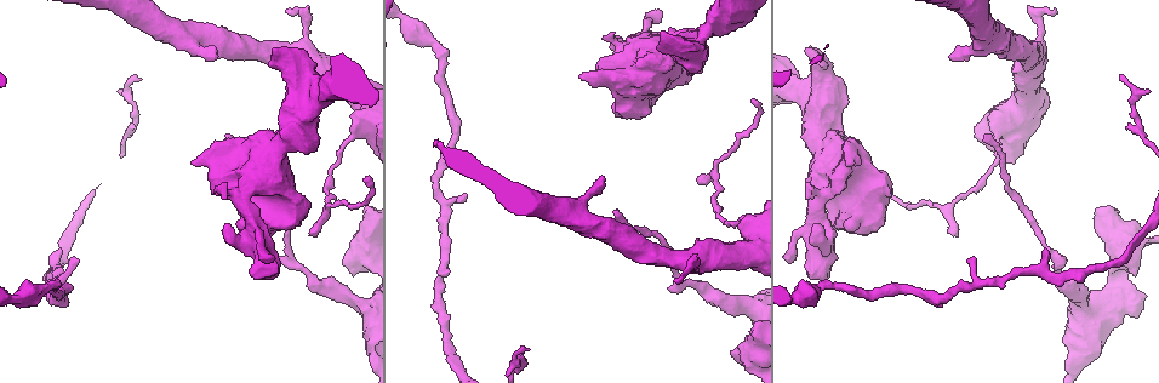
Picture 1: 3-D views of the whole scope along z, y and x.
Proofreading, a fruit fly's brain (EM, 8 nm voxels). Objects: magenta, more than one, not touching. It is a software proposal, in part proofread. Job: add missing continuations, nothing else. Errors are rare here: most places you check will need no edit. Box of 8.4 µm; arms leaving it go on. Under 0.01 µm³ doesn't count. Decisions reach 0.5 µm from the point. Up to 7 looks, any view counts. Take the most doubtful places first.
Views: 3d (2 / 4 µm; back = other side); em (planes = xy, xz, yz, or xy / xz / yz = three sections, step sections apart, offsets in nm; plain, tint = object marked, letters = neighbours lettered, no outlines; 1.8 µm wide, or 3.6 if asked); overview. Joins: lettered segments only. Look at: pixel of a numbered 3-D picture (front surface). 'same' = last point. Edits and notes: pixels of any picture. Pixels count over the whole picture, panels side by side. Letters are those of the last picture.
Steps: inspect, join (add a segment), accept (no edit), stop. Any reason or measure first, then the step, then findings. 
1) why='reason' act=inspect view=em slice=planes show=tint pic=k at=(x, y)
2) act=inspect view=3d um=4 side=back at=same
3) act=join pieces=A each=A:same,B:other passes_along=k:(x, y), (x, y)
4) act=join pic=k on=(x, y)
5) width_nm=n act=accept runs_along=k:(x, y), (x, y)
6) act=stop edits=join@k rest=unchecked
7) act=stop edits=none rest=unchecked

why='tapers out' act=inspect view=3d um=2 pic=1 at=(75, 258)

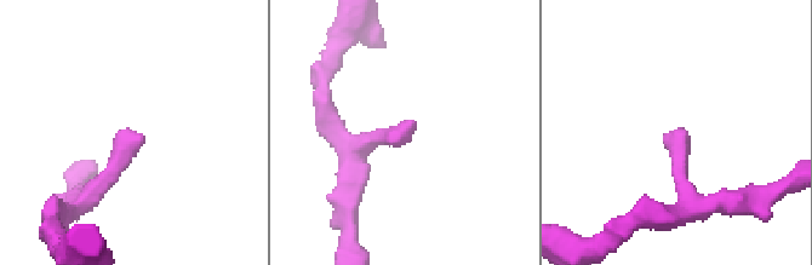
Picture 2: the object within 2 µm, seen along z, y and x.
why='need the tissue' act=inspect view=em slice=xz step=16 show=tint pic=2 at=(141, 136)

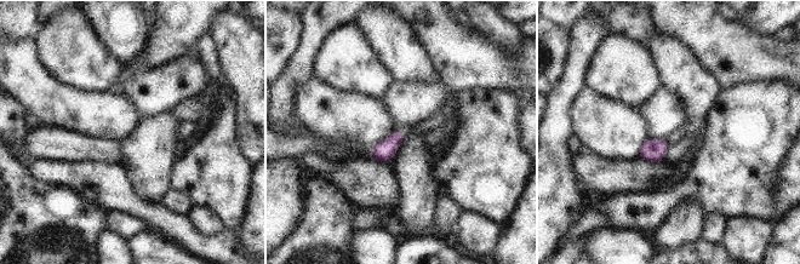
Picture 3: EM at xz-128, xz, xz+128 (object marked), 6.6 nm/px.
why='what lies round it' act=inspect view=em slice=xz step=16 show=letters at=same

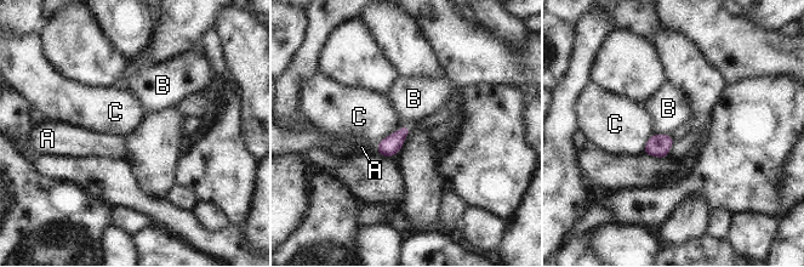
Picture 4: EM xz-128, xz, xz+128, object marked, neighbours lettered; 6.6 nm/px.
width_nm=80 act=accept each=A:other,B:other,C:other found='none of them fits'

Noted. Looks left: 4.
why='free end' act=inspect view=em slice=xy step=8 show=tint pic=1 at=(605, 179)

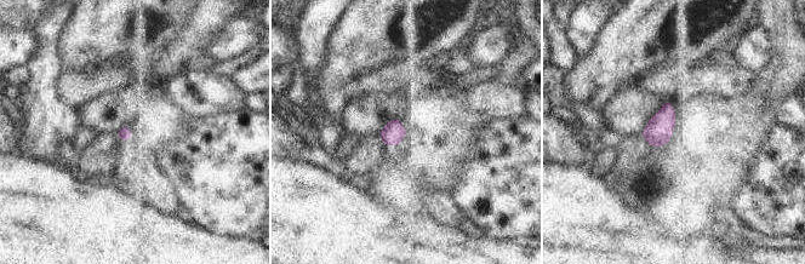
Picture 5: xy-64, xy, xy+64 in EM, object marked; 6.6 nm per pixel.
act=inspect view=em slice=planes show=tint at=same

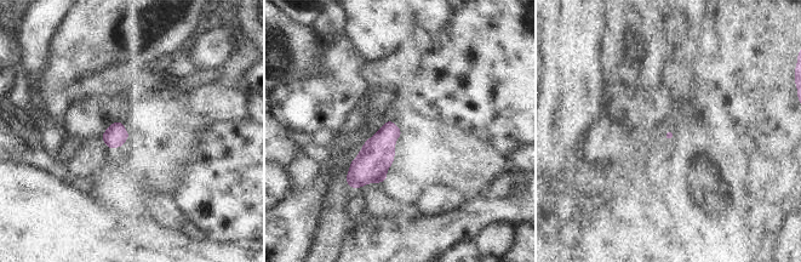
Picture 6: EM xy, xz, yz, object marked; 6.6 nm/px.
why='what lies round it' act=inspect view=em slice=planes show=letters at=same

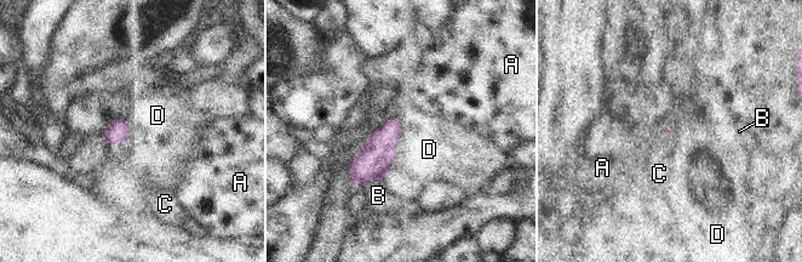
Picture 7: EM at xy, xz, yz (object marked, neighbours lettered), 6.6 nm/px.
act=join pic=7 on=(139, 171) each=A:other,B:other,C:same,D:other found='the cell continues'

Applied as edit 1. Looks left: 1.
act=stop edits=join@7 rest=unchecked

